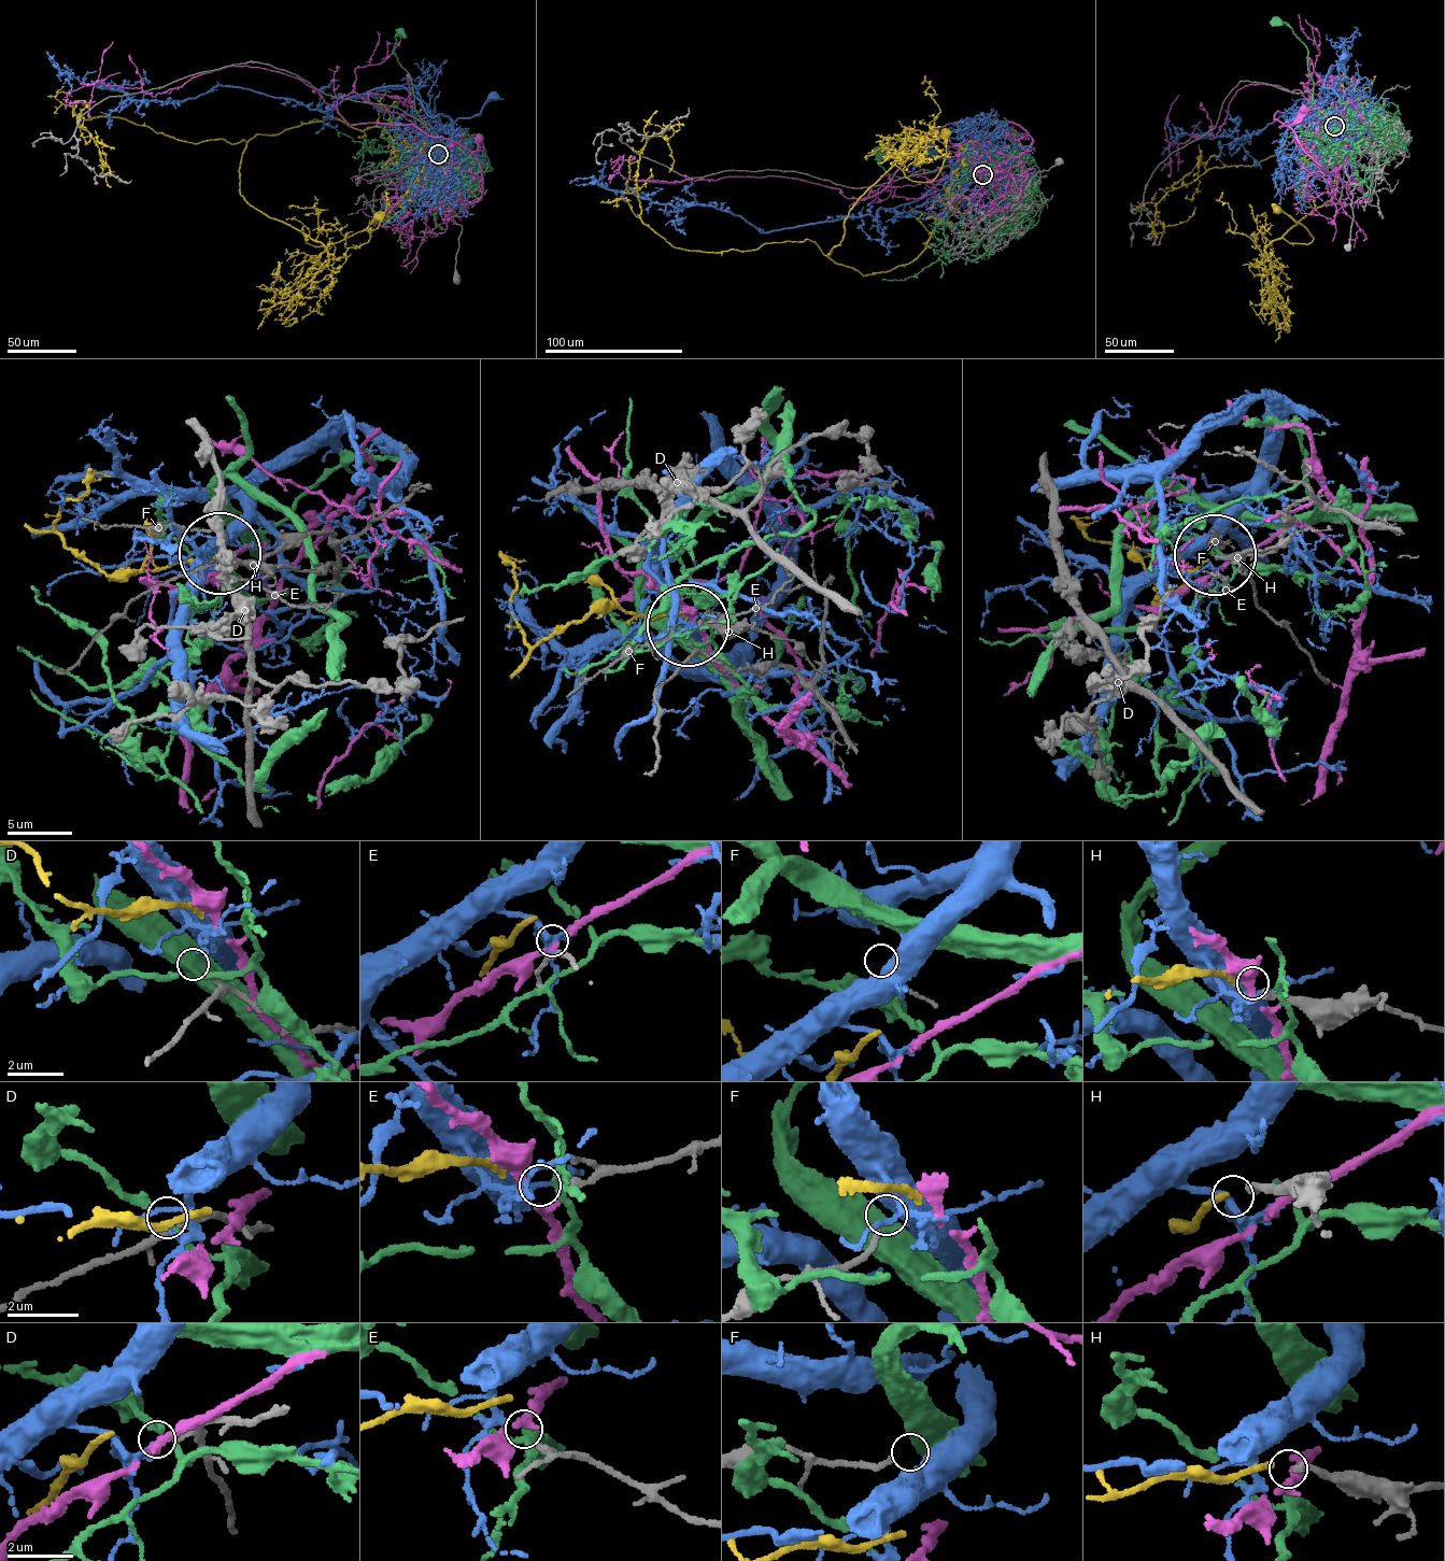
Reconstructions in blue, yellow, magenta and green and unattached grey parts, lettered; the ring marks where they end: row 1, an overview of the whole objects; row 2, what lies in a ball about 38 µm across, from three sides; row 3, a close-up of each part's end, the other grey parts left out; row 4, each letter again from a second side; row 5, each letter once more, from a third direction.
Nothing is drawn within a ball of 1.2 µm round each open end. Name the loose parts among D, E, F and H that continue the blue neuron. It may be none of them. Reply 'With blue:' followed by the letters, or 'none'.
With blue: E

